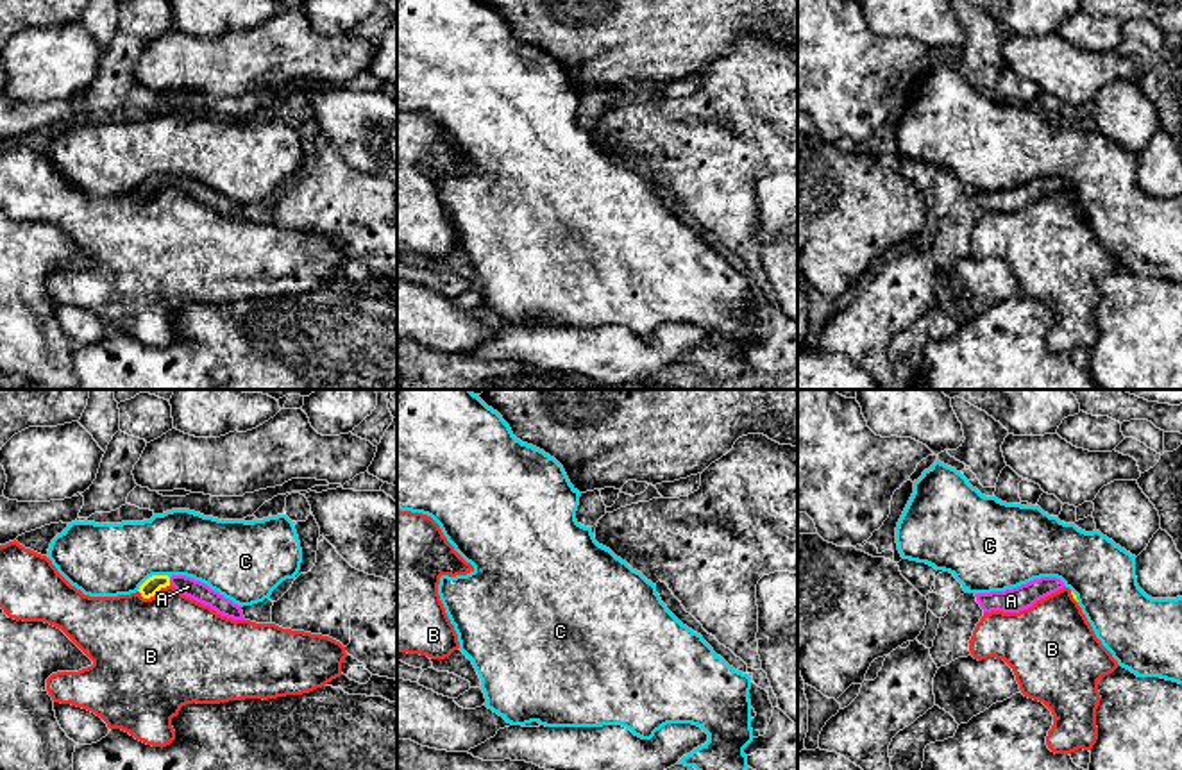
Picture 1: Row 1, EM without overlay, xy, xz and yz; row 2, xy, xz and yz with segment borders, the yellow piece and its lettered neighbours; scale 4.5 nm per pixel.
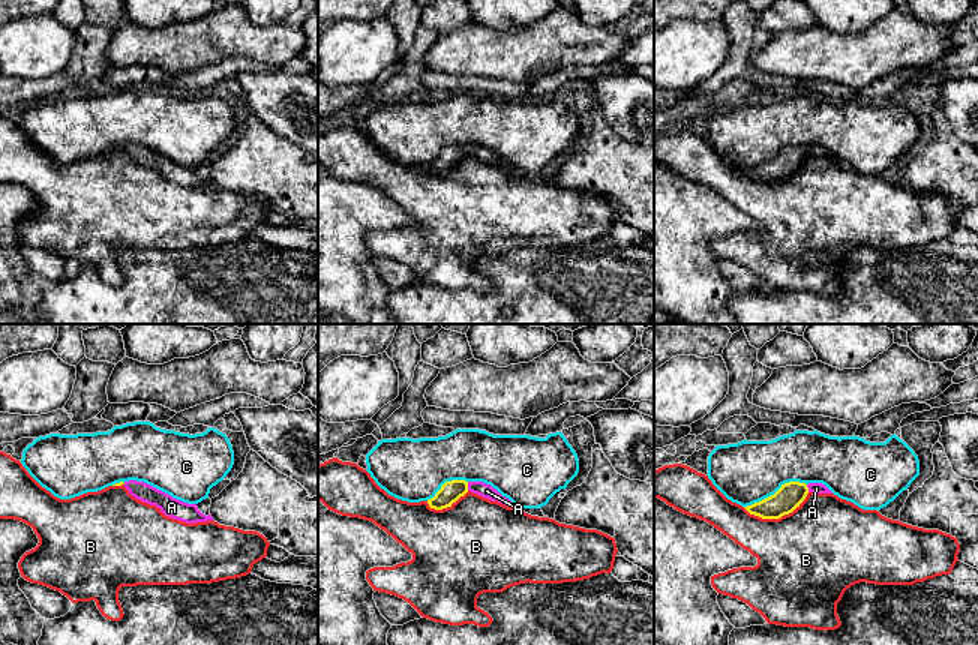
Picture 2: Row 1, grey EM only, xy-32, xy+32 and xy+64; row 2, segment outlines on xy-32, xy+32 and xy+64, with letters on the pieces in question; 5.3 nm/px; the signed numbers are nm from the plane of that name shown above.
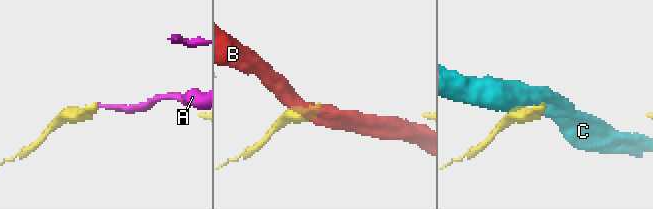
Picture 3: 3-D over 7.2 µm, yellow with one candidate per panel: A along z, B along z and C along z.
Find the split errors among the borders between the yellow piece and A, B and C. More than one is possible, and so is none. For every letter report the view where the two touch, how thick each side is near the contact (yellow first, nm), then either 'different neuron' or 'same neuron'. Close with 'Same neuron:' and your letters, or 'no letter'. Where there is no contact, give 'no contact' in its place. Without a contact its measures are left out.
A: xy | 80/90 nm | same neuron
B: xy | 80/500 nm | different neuron
C: xy | 80/340 nm | different neuron
Same neuron: A

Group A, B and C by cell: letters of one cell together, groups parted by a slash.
A / B / C

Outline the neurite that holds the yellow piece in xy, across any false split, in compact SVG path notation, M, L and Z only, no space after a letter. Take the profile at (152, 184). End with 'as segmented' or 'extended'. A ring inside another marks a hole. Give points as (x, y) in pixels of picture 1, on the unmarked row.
M152 175L141 186L139 193L143 198L154 197L161 188L173 186L182 195L209 205L218 214L232 218L232 220L245 220L241 205L234 204L232 200L225 198L218 191L211 189L207 184L195 180L186 175Z; extended

